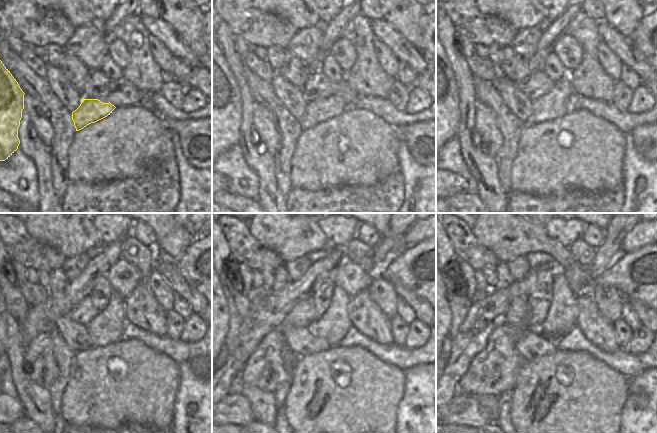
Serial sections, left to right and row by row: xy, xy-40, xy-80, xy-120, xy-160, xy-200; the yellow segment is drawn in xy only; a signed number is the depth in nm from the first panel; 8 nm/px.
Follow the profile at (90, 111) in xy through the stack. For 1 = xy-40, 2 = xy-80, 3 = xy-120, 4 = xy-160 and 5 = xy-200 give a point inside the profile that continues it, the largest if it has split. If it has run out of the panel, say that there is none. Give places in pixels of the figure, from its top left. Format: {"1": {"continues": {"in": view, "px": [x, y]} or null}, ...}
{"1": {"continues": {"in": "xy-40", "px": [317, 111]}}, "2": {"continues": {"in": "xy-80", "px": [542, 110]}}, "3": {"continues": {"in": "xy-120", "px": [100, 336]}}, "4": {"continues": {"in": "xy-160", "px": [334, 335]}}, "5": {"continues": {"in": "xy-200", "px": [548, 331]}}}

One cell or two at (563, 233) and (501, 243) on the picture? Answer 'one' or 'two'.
two

